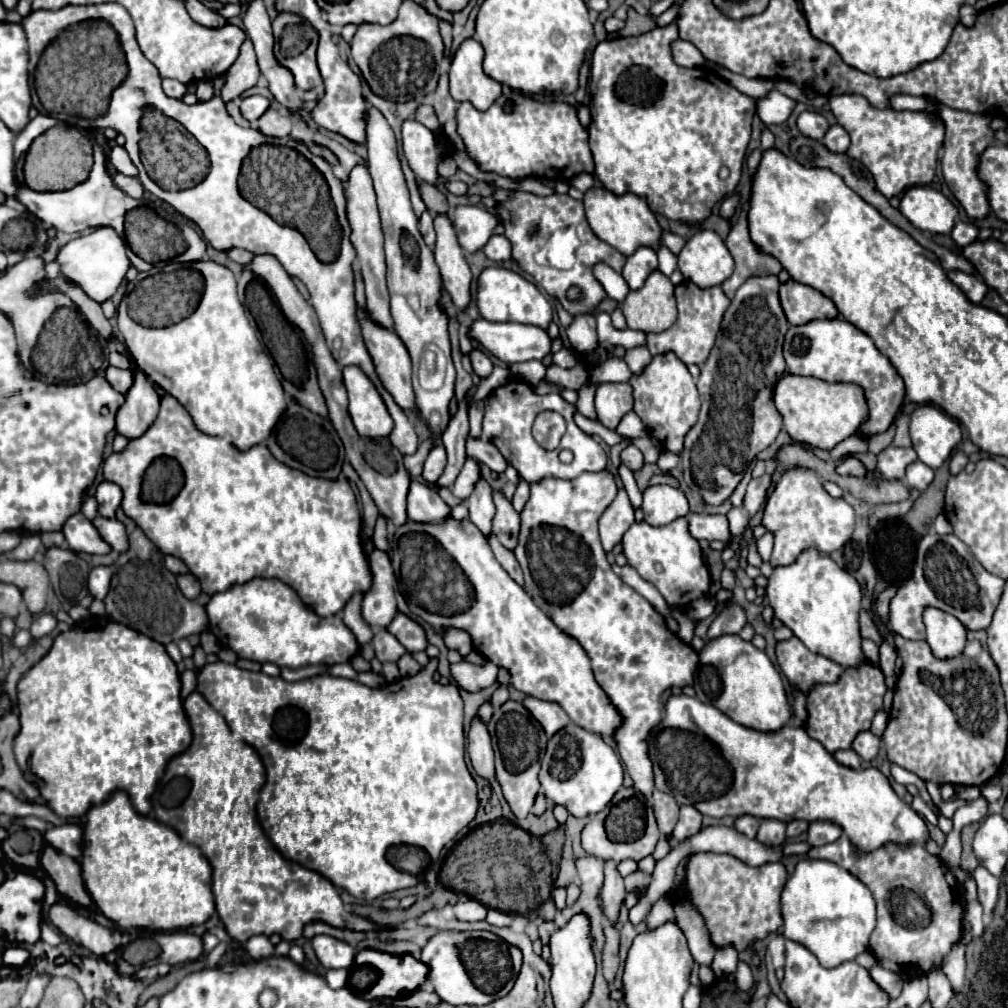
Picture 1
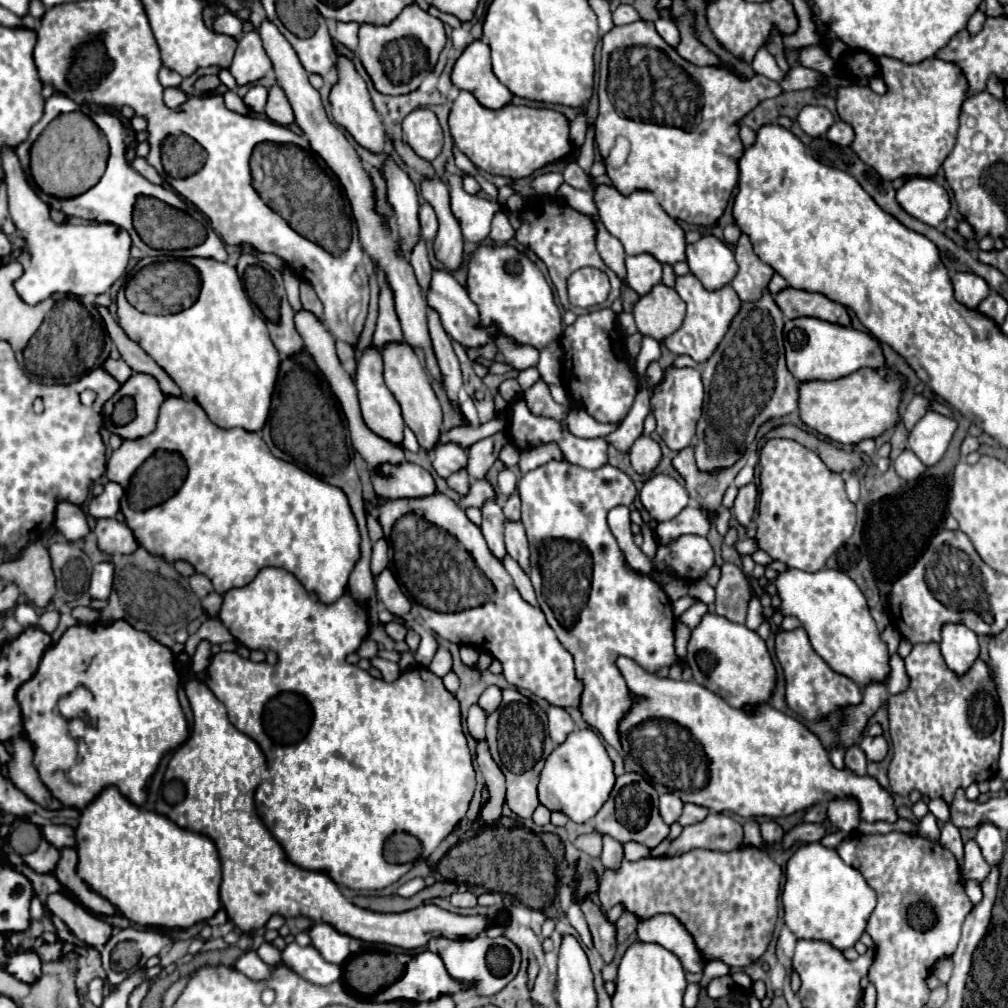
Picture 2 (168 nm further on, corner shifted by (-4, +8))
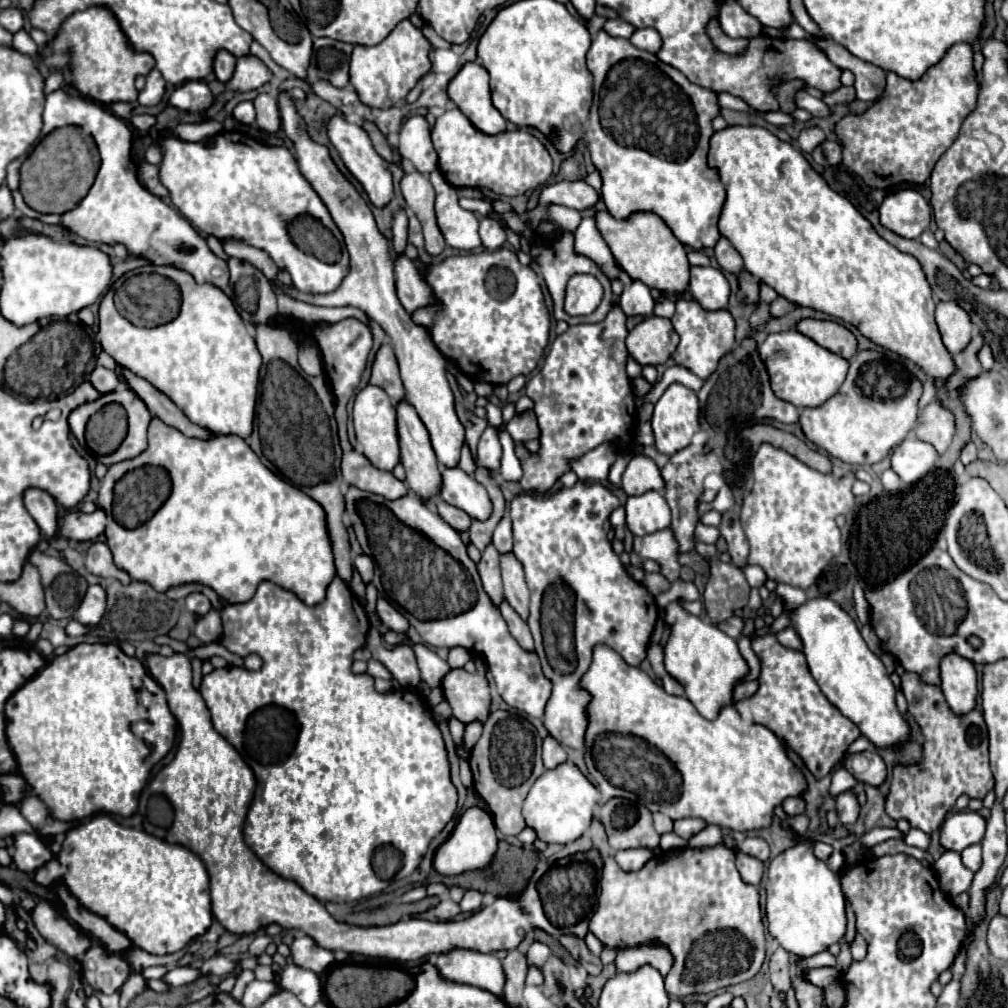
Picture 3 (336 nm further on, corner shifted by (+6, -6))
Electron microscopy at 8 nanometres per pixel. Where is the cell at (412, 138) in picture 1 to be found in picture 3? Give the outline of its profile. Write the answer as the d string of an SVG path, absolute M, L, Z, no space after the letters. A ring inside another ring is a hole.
M412 115L404 121L400 129L398 151L422 175L430 175L438 167L438 155L430 141L428 121L420 115Z

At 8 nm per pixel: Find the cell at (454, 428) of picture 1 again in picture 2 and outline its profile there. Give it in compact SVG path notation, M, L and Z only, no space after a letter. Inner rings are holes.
M466 469L452 473L446 481L448 481L448 487L454 489L458 495L468 495L468 489L470 489L470 477L468 477Z

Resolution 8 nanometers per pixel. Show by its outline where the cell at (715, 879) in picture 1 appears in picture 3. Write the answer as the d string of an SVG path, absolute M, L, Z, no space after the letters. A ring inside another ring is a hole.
M718 845L704 851L674 849L652 857L640 871L622 871L614 857L608 857L600 877L598 909L590 919L590 931L608 947L634 947L650 941L664 943L674 955L674 967L664 979L670 997L710 993L728 985L752 979L764 963L764 925L760 893L756 885L744 883L736 865L734 851Z

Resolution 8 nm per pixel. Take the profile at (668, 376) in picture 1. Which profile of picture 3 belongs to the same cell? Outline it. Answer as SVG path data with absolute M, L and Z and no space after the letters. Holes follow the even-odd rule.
M672 383L654 405L654 445L664 455L674 455L690 445L698 427L698 397L692 389Z

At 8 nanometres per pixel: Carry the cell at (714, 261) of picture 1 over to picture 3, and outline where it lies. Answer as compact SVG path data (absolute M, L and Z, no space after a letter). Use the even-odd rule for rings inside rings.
M690 267L688 289L694 301L706 311L724 309L730 297L730 285L720 269L714 267Z

